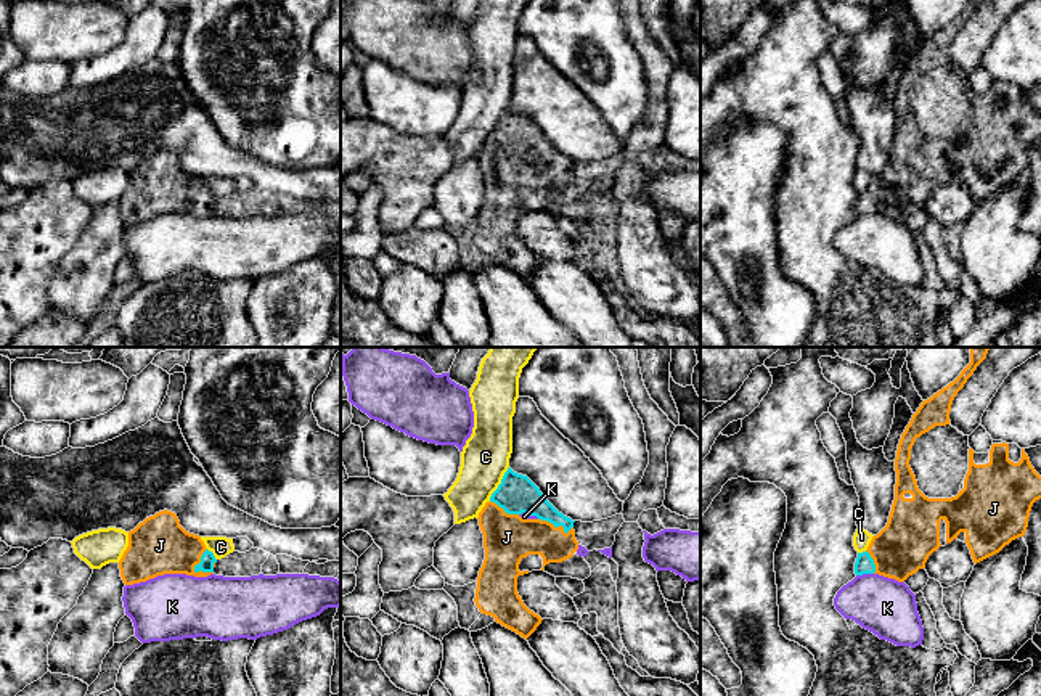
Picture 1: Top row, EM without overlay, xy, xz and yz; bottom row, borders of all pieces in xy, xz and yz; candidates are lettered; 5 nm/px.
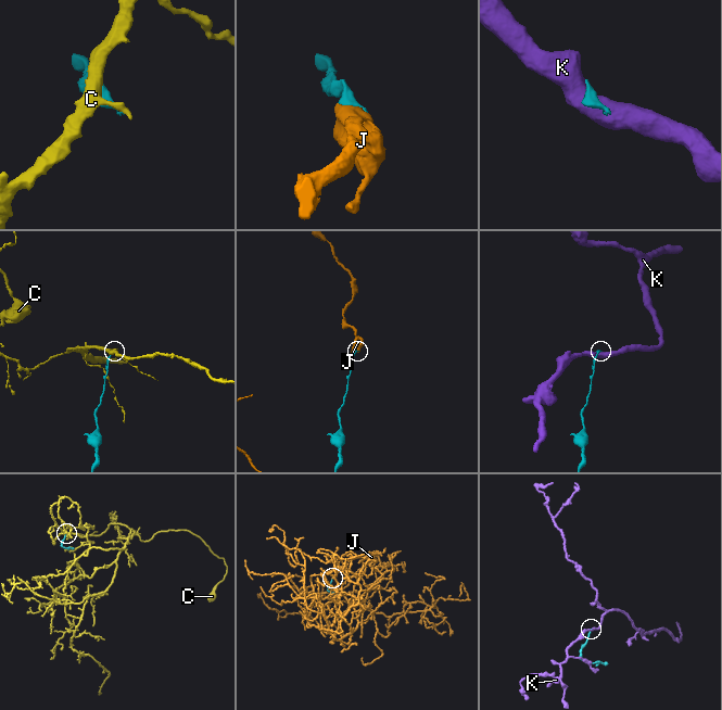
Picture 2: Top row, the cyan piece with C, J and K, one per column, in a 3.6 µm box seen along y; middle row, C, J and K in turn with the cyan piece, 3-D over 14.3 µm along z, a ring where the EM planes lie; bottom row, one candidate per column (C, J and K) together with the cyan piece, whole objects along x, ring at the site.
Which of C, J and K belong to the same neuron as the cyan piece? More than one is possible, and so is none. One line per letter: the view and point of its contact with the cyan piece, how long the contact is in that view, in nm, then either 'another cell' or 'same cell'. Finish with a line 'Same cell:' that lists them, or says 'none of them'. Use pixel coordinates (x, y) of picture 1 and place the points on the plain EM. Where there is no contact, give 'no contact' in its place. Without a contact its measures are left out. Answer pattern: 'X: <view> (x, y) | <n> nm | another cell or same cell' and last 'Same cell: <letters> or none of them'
C: xz (500, 124) | 200 nm | another cell
J: xy (201, 201) | 140 nm | same cell
K: yz (865, 212) | 90 nm | another cell
Same cell: J

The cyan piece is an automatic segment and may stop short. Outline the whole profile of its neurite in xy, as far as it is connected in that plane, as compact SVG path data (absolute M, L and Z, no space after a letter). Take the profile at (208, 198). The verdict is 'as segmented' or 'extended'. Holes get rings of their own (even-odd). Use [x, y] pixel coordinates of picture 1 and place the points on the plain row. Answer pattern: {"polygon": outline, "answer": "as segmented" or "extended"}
{"polygon": "M164 149L129 172L119 209L124 223L133 225L164 214L207 217L215 203L201 177L186 172L177 154Z", "answer": "extended"}

